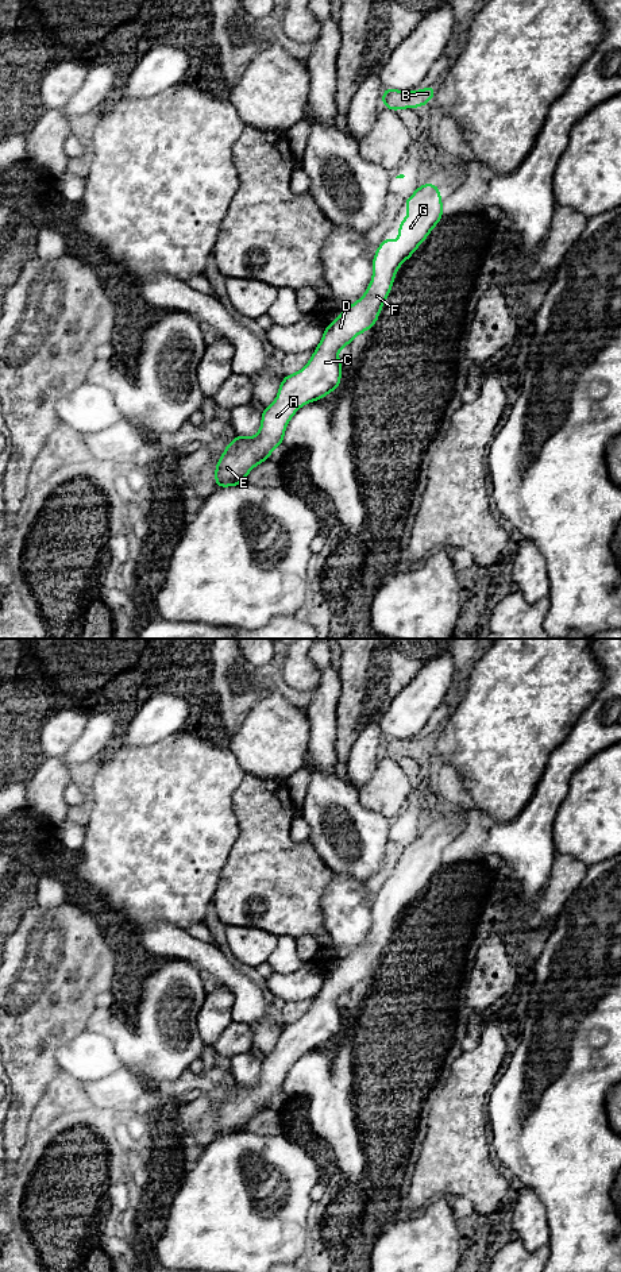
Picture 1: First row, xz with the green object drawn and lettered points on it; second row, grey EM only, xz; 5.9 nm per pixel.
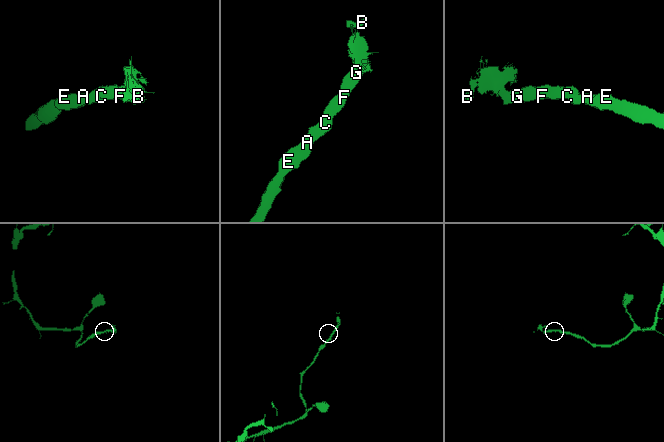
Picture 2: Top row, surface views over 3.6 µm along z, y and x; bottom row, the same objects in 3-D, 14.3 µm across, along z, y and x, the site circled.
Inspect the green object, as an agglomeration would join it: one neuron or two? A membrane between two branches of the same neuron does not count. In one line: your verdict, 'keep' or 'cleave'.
keep

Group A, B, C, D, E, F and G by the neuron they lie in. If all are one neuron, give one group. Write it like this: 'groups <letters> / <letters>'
groups A B C D E F G

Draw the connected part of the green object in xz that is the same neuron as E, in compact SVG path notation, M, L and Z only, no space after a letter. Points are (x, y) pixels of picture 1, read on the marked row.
M437 184L420 185L404 203L404 209L410 209L412 215L400 223L400 243L393 244L385 236L373 258L374 274L363 297L325 327L308 365L284 377L275 401L262 409L259 433L254 438L238 435L225 447L215 470L216 489L246 483L244 478L251 469L269 460L270 452L284 444L286 424L296 410L339 389L343 362L338 359L338 351L375 325L400 265L410 258L441 220L441 205Z

